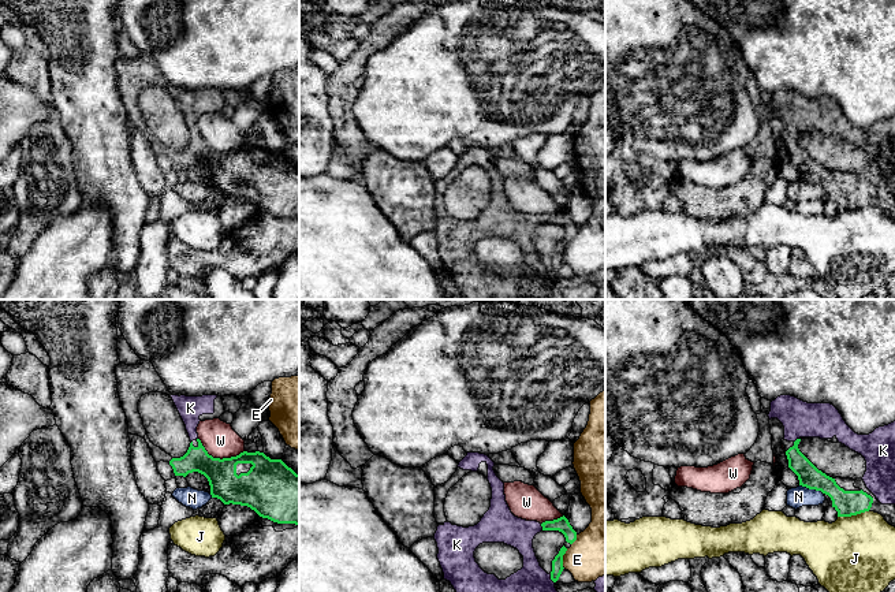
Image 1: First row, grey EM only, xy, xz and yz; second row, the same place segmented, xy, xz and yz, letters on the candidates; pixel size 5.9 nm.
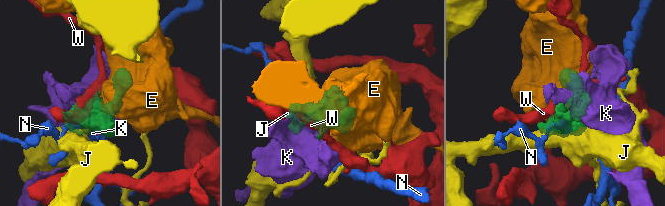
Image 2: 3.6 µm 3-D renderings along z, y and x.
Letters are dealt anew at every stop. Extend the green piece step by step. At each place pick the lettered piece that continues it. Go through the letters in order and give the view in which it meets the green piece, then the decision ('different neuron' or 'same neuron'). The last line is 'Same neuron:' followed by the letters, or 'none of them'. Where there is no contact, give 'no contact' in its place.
E: xz | different neuron
J: yz | different neuron
K: xz | same neuron
N: yz | different neuron
W: xy | different neuron
Same neuron: K

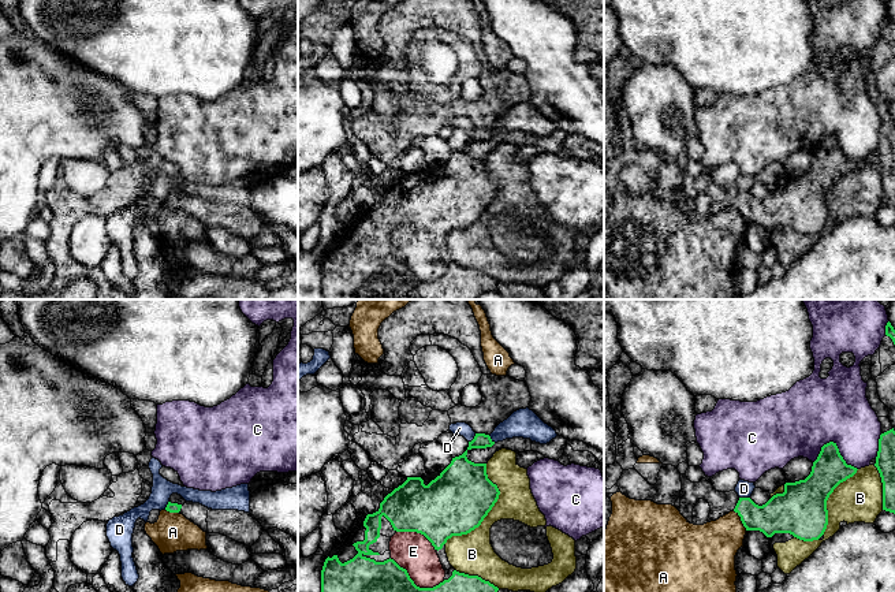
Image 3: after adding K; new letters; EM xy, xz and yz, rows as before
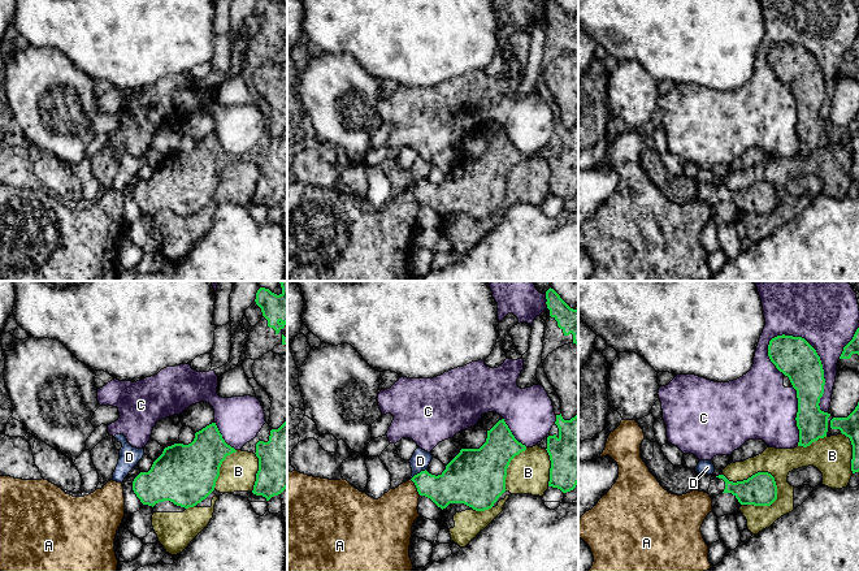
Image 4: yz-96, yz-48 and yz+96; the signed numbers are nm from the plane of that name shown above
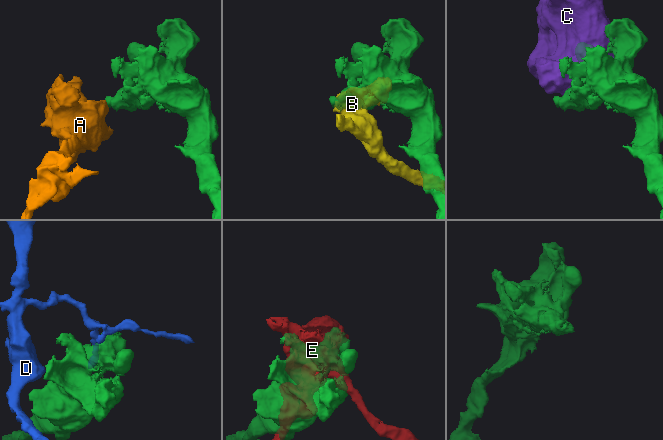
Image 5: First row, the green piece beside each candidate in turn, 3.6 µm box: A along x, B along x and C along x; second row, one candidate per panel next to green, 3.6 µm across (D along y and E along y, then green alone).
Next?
A: yz | different neuron
B: xz | different neuron
C: yz | different neuron
D: yz | different neuron
E: xz | different neuron
Same neuron: none of them

